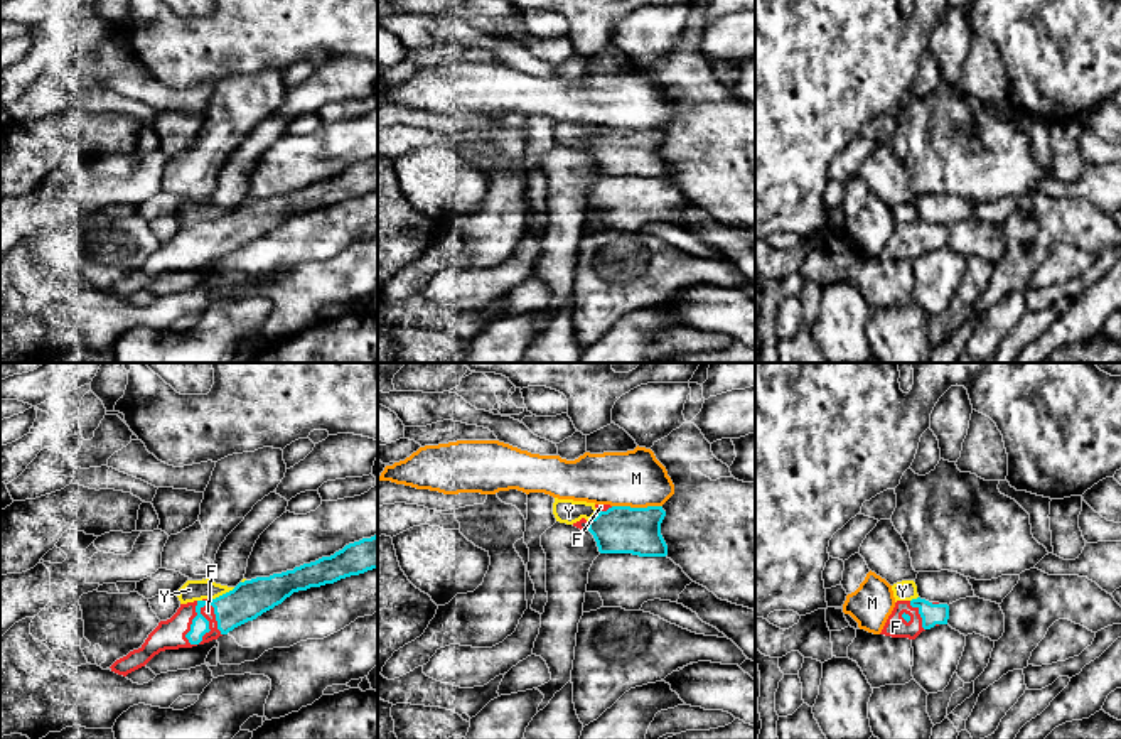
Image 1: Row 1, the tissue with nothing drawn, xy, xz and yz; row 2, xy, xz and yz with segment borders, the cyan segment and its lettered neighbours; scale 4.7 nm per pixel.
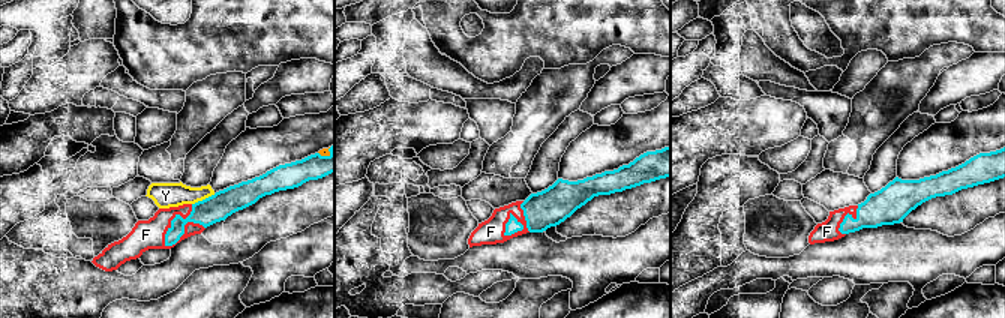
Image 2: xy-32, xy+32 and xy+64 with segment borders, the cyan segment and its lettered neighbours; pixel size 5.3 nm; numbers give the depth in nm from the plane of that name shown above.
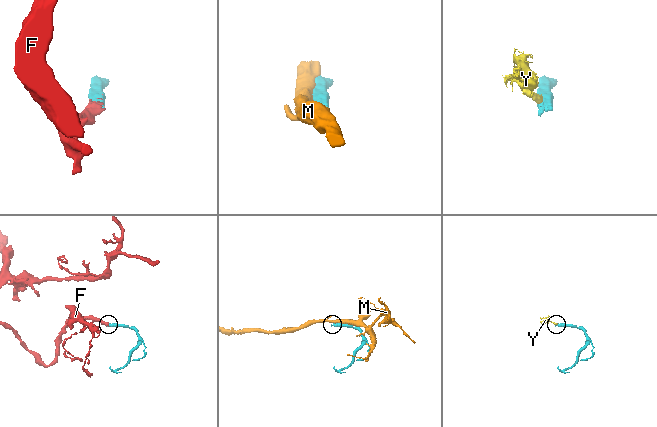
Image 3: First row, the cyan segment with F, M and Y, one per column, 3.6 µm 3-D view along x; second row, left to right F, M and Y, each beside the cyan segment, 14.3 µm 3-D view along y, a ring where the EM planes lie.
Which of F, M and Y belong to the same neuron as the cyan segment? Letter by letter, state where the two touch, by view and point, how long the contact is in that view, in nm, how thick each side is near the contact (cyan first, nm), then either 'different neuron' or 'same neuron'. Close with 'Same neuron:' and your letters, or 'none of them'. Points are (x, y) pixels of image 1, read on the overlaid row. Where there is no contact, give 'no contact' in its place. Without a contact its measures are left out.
F: contact xy (193, 623); length 240 nm; calibres 170 and 60 nm; same neuron
M: contact xz (638, 508); length 240 nm; calibres 220 and 280 nm; different neuron
Y: contact xy (223, 594); length 140 nm; calibres 180 and 100 nm; different neuron
Same neuron: F

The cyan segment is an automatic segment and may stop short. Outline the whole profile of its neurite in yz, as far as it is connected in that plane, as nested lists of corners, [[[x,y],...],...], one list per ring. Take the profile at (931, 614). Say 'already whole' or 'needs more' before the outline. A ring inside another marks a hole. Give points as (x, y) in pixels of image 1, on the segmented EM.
needs more | [[[925,599],[897,601],[880,634],[915,639],[922,631],[947,624],[949,606]]]

